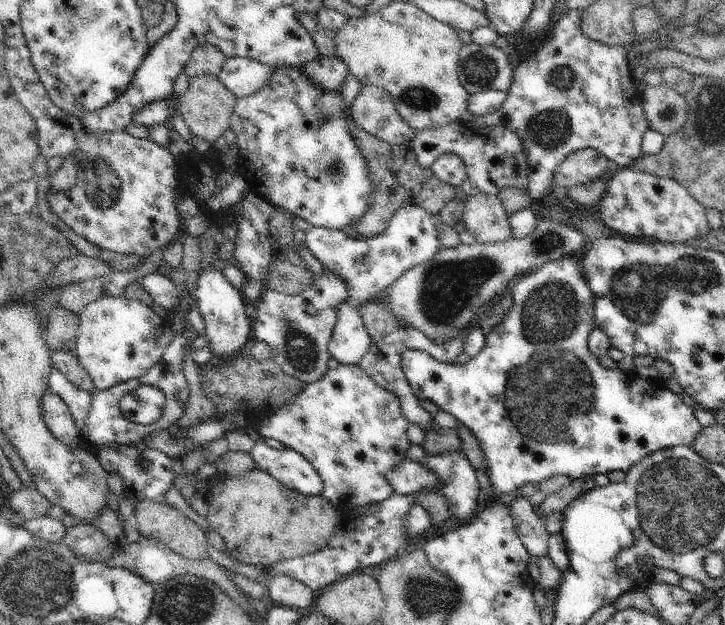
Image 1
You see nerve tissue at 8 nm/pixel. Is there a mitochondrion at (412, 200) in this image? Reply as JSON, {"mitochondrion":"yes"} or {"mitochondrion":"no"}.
{"mitochondrion":"no"}

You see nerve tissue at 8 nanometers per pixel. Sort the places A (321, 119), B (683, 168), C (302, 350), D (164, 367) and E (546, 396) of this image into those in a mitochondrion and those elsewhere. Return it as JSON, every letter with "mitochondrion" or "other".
{"A":"mitochondrion","B":"other","C":"mitochondrion","D":"other","E":"mitochondrion"}

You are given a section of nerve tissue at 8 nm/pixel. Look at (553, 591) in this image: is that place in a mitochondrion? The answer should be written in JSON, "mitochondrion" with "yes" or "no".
{"mitochondrion":"no"}

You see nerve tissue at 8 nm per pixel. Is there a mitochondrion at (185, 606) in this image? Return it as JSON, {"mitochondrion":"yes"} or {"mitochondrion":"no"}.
{"mitochondrion":"yes"}

